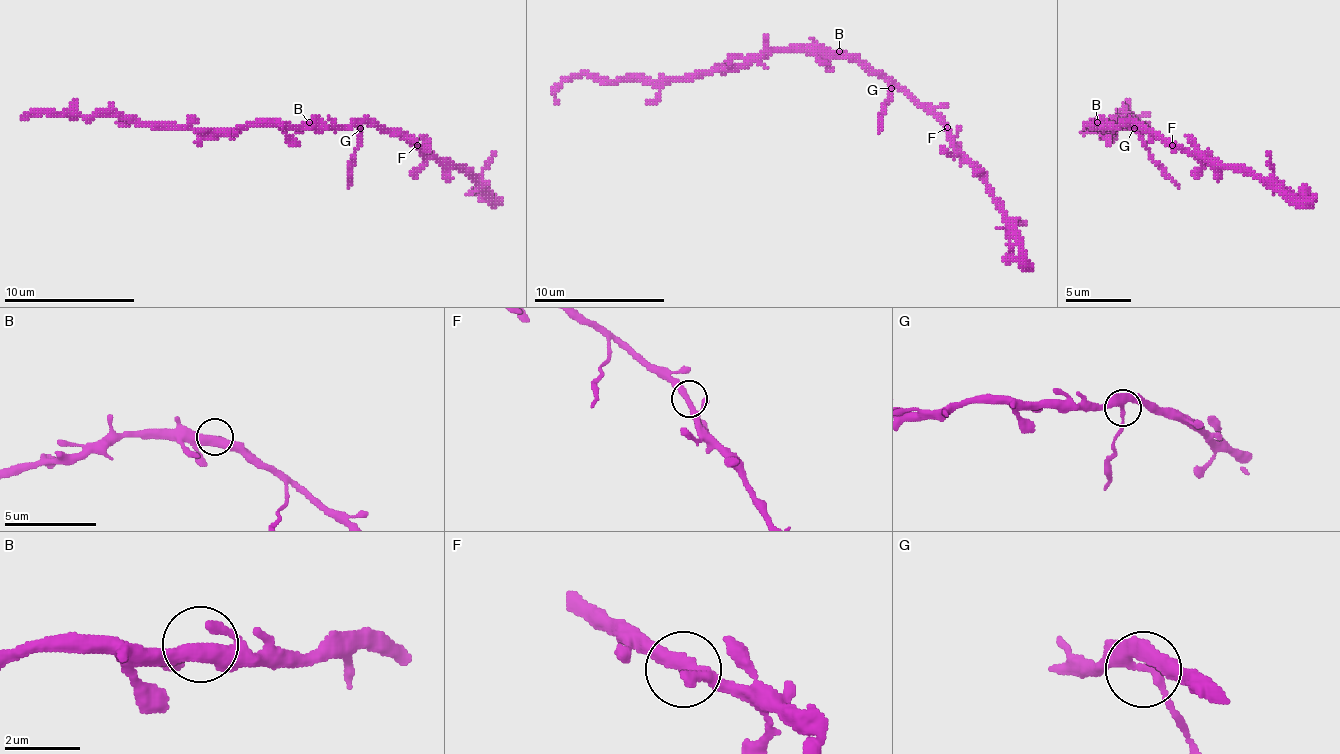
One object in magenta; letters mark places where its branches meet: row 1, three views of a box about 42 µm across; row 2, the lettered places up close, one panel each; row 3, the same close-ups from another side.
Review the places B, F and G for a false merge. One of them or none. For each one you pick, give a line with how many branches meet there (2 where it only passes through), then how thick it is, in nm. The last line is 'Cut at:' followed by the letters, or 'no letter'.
G: 3 | 260 nm
Cut at: G

